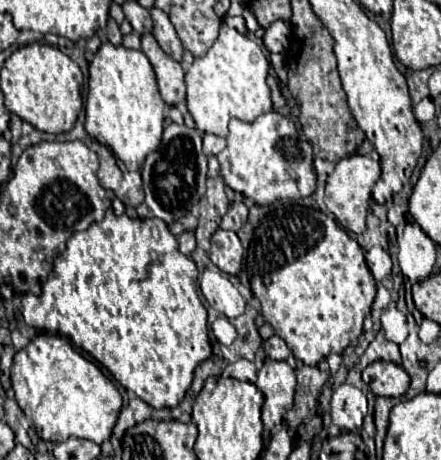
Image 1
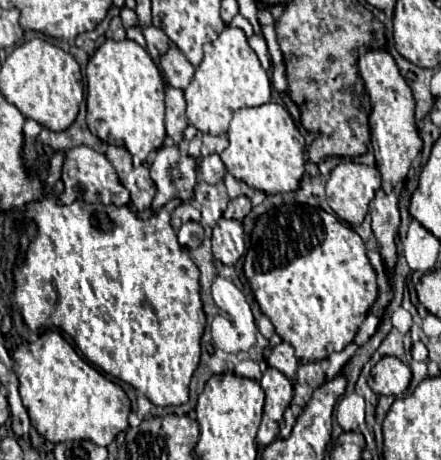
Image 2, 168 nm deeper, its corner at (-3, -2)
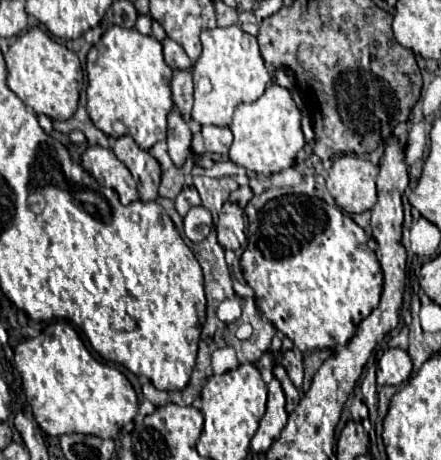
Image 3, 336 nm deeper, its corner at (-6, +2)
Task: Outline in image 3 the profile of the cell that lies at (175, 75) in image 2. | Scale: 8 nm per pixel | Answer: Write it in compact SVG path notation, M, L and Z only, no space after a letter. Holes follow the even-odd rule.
M175 71L171 87L173 87L175 109L179 109L183 119L187 119L187 123L189 123L191 121L191 105L193 105L193 79L191 79L191 73Z

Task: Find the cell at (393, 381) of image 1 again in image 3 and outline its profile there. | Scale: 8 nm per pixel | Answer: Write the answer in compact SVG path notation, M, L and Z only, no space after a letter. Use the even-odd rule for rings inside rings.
M387 349L377 363L379 385L401 385L411 375L411 359L403 349Z

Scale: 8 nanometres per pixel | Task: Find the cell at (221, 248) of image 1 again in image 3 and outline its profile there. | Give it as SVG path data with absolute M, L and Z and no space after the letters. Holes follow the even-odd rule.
M226 201L223 205L223 215L219 215L219 223L217 223L219 243L231 251L241 249L246 241L245 229L244 210L237 203Z

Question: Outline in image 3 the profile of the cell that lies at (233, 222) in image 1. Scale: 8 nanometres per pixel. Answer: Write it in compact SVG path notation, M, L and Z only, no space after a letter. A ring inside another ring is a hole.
M243 185L243 187L239 187L237 191L233 191L231 193L231 201L233 203L237 203L239 207L245 207L247 203L249 203L249 199L253 197L253 191L251 191L251 187L249 185Z

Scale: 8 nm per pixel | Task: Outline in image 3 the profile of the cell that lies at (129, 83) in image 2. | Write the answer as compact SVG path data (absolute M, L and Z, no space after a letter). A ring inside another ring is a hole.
M113 25L87 53L87 113L103 133L131 135L141 149L151 149L167 133L167 115L173 109L171 77L173 69L165 63L163 45L155 37ZM115 123L123 125L123 133L113 129Z

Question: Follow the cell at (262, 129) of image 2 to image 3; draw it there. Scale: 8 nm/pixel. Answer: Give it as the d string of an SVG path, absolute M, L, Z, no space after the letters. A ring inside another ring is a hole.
M271 83L265 93L251 105L239 105L233 115L231 131L235 135L229 149L229 159L245 169L269 175L279 173L295 163L297 153L303 149L305 139L301 131L301 111L295 105L289 89Z

